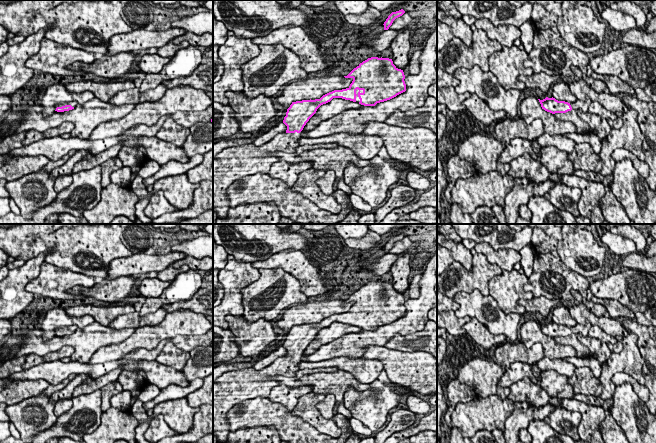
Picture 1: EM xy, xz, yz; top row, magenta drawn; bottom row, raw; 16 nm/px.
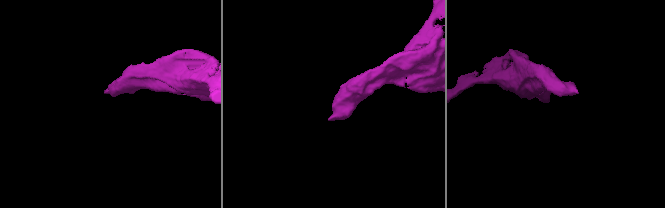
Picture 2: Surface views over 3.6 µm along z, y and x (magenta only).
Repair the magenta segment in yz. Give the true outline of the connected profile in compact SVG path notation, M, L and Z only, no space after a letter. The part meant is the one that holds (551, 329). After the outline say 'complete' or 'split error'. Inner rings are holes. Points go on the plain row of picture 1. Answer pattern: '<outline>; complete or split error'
M586 320L584 324L577 323L575 326L568 327L565 325L558 325L555 322L546 321L543 324L538 323L542 333L552 338L555 337L566 337L572 333L581 333L583 336L588 336L588 332L591 328L591 323Z; split error

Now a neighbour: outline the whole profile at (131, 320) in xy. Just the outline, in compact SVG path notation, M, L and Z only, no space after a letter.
M160 307L154 313L148 313L141 316L139 312L133 312L117 316L116 319L112 320L108 327L116 330L124 328L140 328L146 325L157 325L159 324L168 313L167 310Z

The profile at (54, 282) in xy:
M43 262L40 274L31 280L25 287L27 292L50 297L56 300L82 299L81 294L69 293L74 286L92 287L94 278L76 273L71 270L59 268L53 264Z

